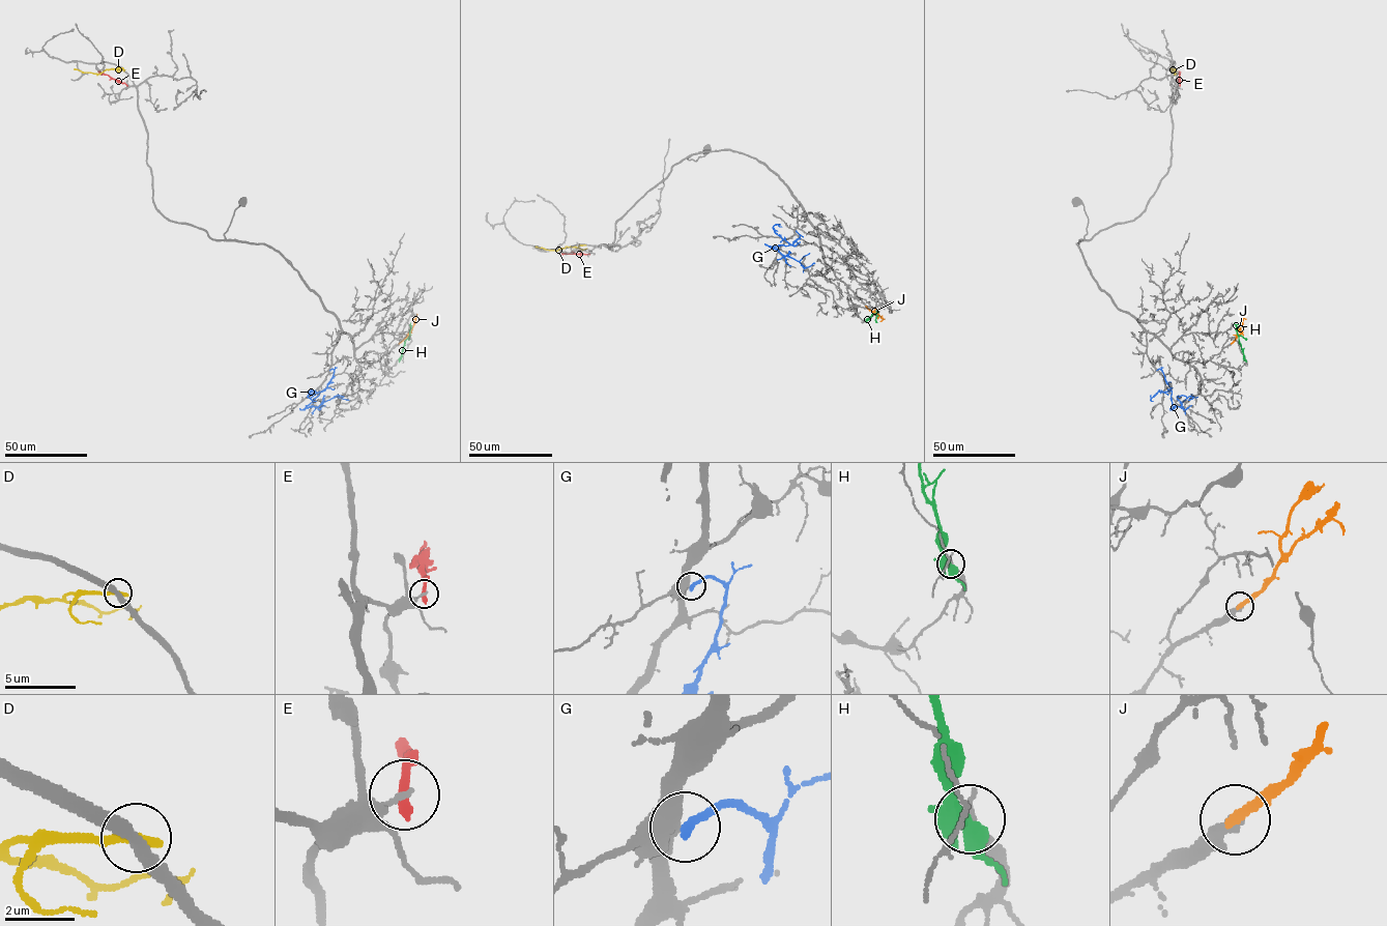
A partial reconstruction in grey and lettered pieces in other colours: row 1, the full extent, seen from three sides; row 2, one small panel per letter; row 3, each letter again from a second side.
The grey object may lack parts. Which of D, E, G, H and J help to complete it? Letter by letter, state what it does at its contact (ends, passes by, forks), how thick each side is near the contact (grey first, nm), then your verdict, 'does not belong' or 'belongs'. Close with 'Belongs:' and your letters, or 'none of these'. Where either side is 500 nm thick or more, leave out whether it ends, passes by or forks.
D: it ends; calibres 400 and 360 nm; does not belong
E: it ends; calibres 160 and 360 nm; does not belong
G: calibres 750 and 280 nm; does not belong
H: it forks; calibres 180 and 460 nm; does not belong
J: it ends; calibres 360 and 320 nm; belongs
Belongs: J

